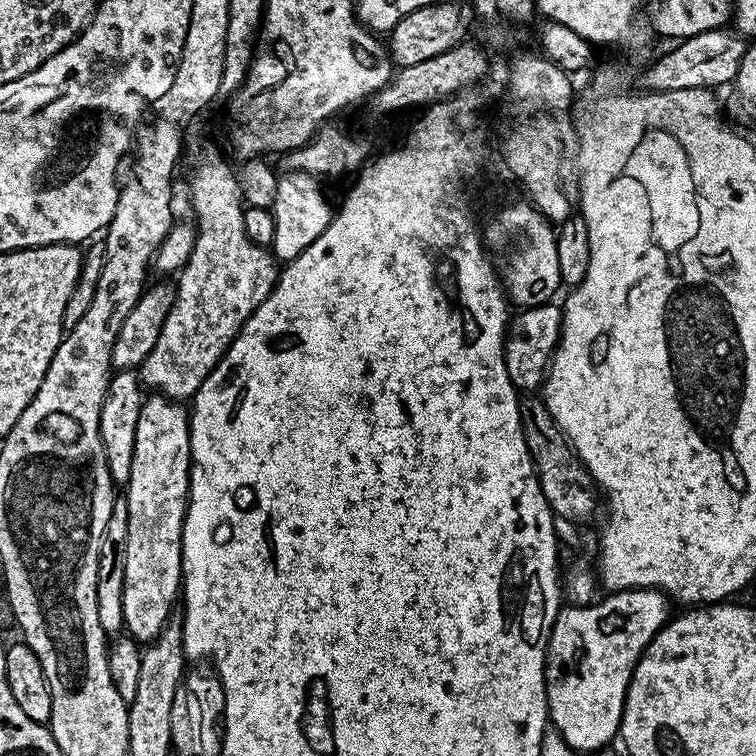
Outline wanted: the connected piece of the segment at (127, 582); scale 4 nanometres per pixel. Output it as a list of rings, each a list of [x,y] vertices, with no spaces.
[[[163,394],[149,395],[147,399],[145,399],[142,410],[138,414],[138,430],[134,434],[134,450],[130,457],[130,463],[126,468],[126,471],[128,471],[128,493],[126,493],[126,499],[128,501],[128,525],[130,526],[130,535],[126,542],[126,578],[124,579],[124,589],[122,590],[124,628],[126,629],[127,635],[136,642],[151,642],[156,639],[156,635],[163,630],[164,625],[168,623],[170,617],[173,615],[172,607],[174,607],[175,604],[177,607],[178,597],[182,592],[182,573],[180,570],[180,563],[182,562],[182,530],[184,529],[184,516],[188,512],[188,479],[192,473],[189,419],[189,409],[185,407],[181,401],[174,400],[172,397]]]

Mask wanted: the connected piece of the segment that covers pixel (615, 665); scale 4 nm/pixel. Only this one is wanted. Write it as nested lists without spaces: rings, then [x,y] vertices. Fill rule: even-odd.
[[[633,588],[619,593],[620,616],[600,616],[596,606],[564,606],[556,616],[548,635],[548,650],[544,666],[544,685],[548,699],[548,719],[551,727],[565,742],[582,754],[596,752],[617,739],[620,719],[624,713],[624,699],[632,670],[648,643],[668,623],[669,597],[655,588]]]

